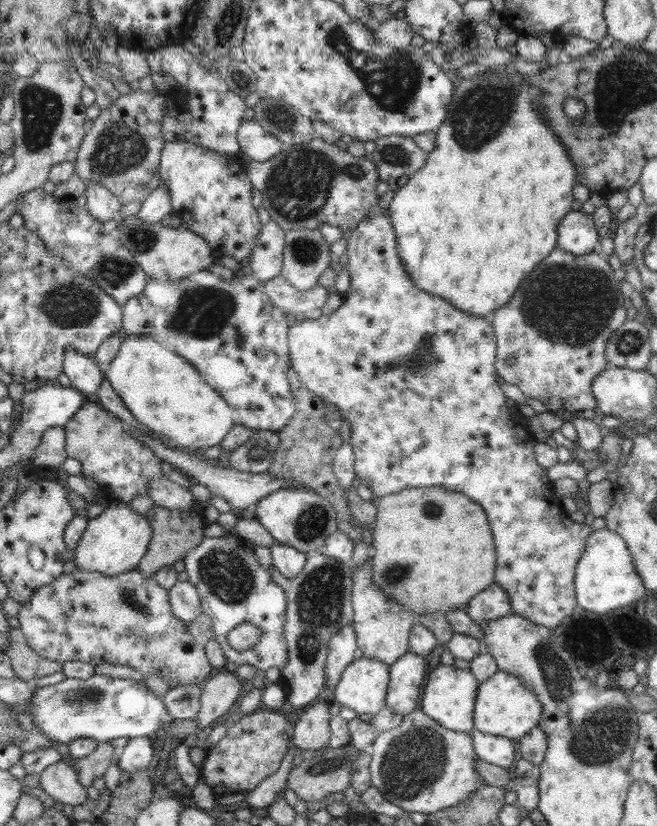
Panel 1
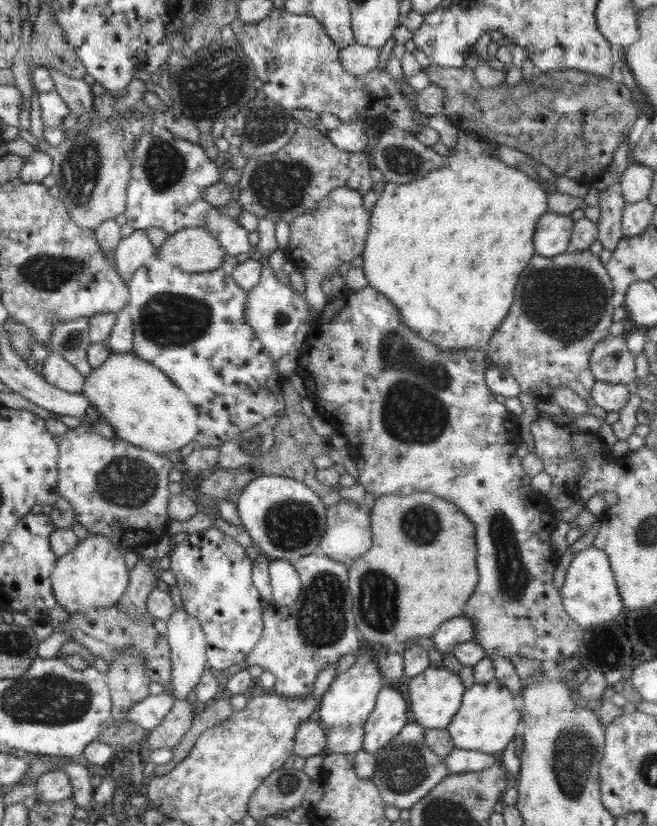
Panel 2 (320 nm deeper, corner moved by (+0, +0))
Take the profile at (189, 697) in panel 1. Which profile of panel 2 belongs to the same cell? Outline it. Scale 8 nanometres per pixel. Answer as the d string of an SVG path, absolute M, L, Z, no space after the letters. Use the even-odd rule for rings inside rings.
M167 691L158 695L148 695L128 709L127 720L151 731L159 726L162 719L170 712L174 701L173 696Z

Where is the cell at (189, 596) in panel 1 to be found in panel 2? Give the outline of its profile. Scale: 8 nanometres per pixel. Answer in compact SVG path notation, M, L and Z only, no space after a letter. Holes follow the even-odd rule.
M184 606L181 609L175 608L174 613L170 614L170 619L167 621L167 640L171 648L172 680L169 682L166 691L175 700L185 700L199 683L204 670L208 668L207 645L202 625L198 619L192 617L192 614L184 611Z

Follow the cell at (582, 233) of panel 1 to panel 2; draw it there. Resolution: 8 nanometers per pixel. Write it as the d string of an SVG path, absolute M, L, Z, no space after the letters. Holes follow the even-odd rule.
M546 212L540 216L533 236L535 255L556 257L571 247L569 238L574 223L570 215Z

